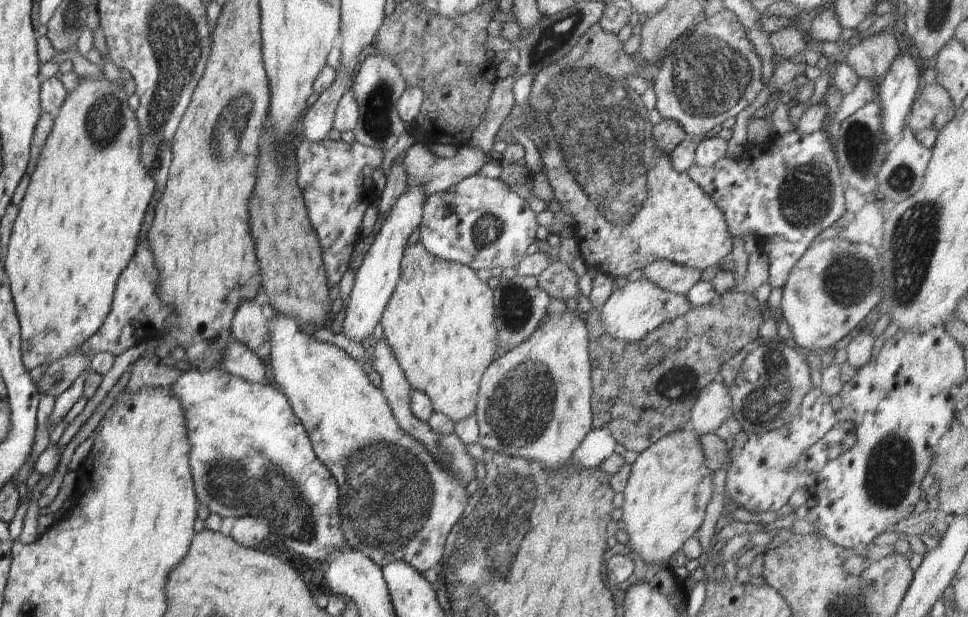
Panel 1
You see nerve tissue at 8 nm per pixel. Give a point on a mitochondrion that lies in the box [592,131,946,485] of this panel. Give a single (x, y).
(914, 233)

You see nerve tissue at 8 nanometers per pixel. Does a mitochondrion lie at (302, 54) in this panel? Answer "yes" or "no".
no

